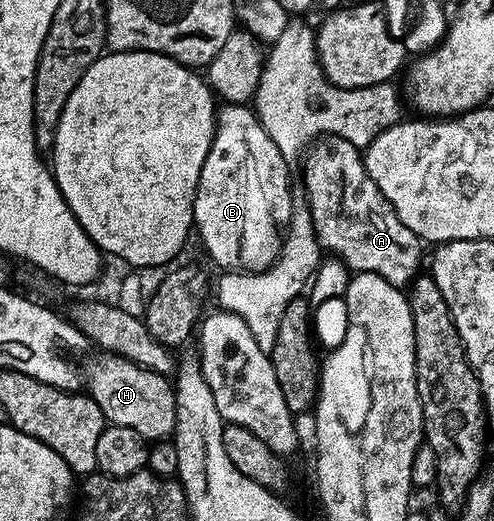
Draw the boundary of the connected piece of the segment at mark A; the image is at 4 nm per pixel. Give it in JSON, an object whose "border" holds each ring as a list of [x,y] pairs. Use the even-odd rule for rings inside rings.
{"border":[[[326,135],[304,152],[304,163],[305,168],[301,171],[301,179],[305,182],[306,200],[304,199],[304,202],[313,212],[315,233],[322,252],[340,259],[350,272],[375,273],[391,285],[402,289],[408,288],[414,276],[422,270],[422,240],[418,239],[415,233],[411,233],[411,229],[407,229],[407,225],[403,225],[403,221],[399,221],[399,217],[393,206],[387,201],[387,197],[383,197],[383,193],[379,193],[379,185],[375,185],[375,181],[371,181],[365,168],[362,152],[358,147],[351,145],[351,141],[347,141],[343,137]]]}

